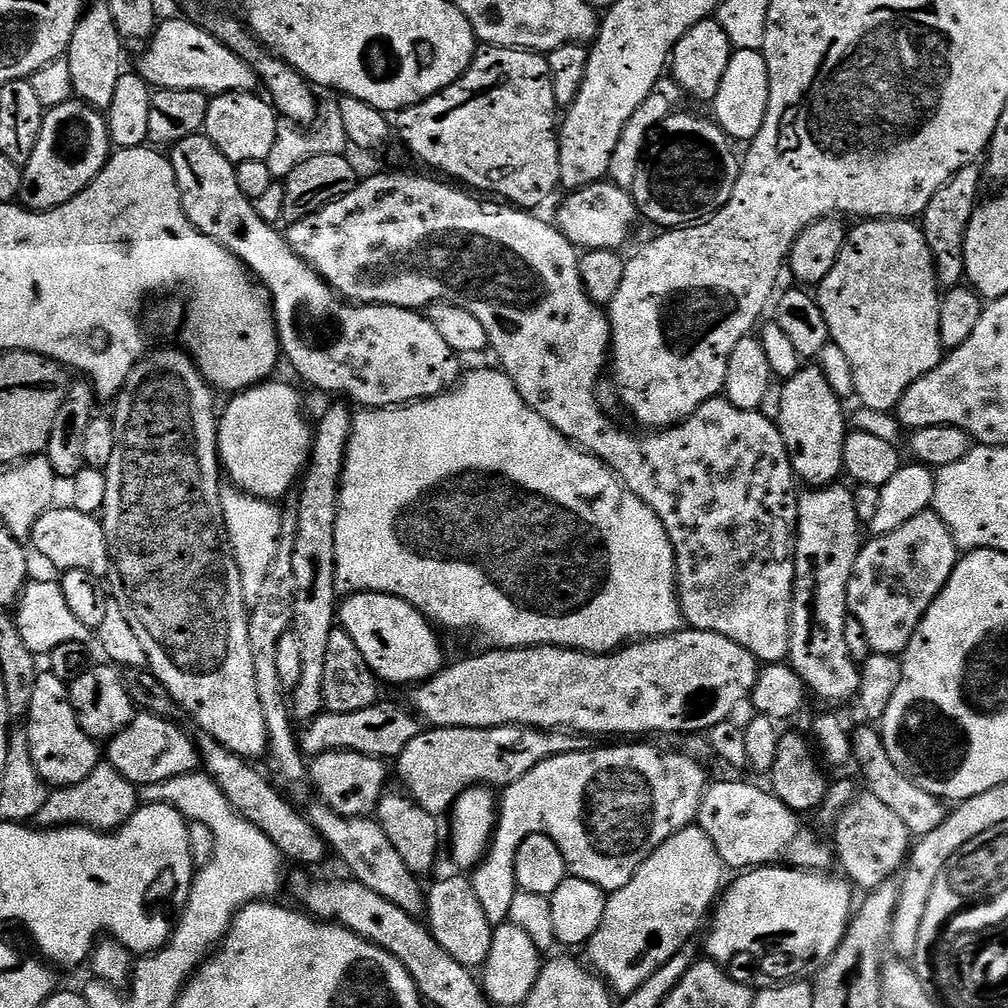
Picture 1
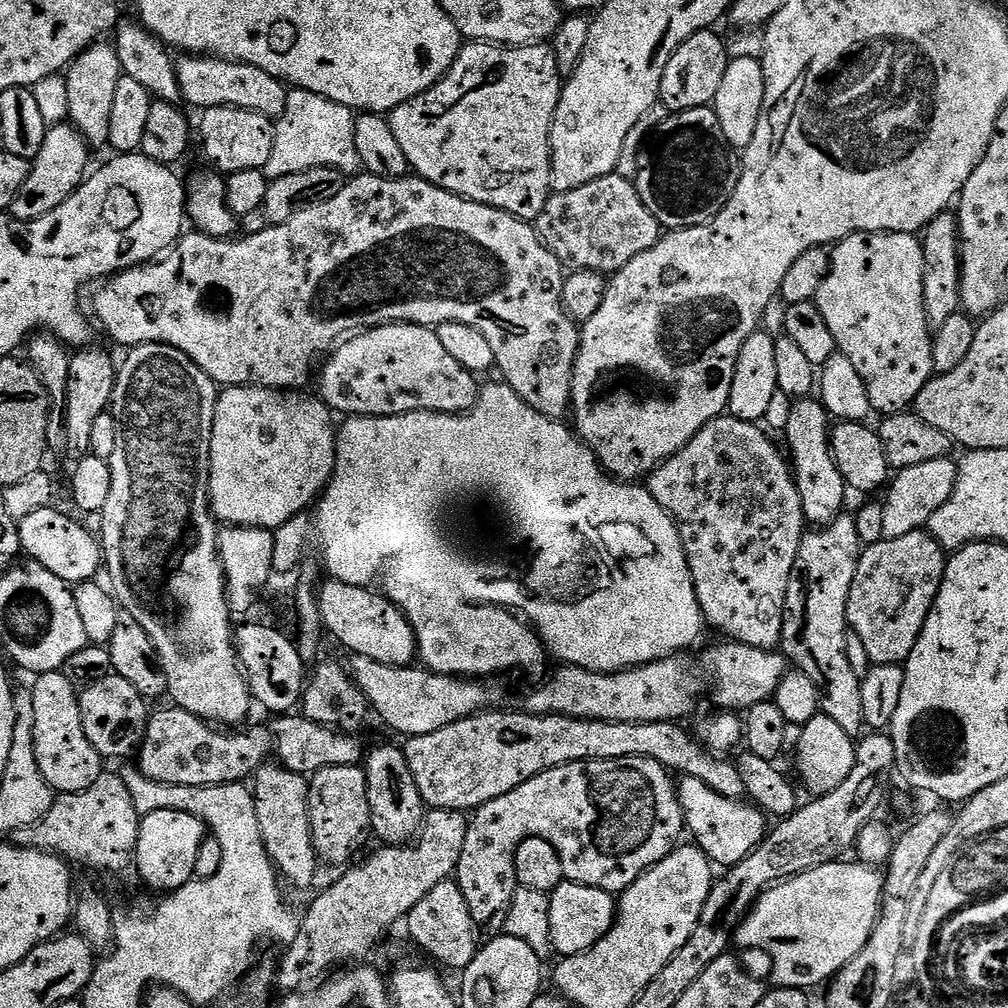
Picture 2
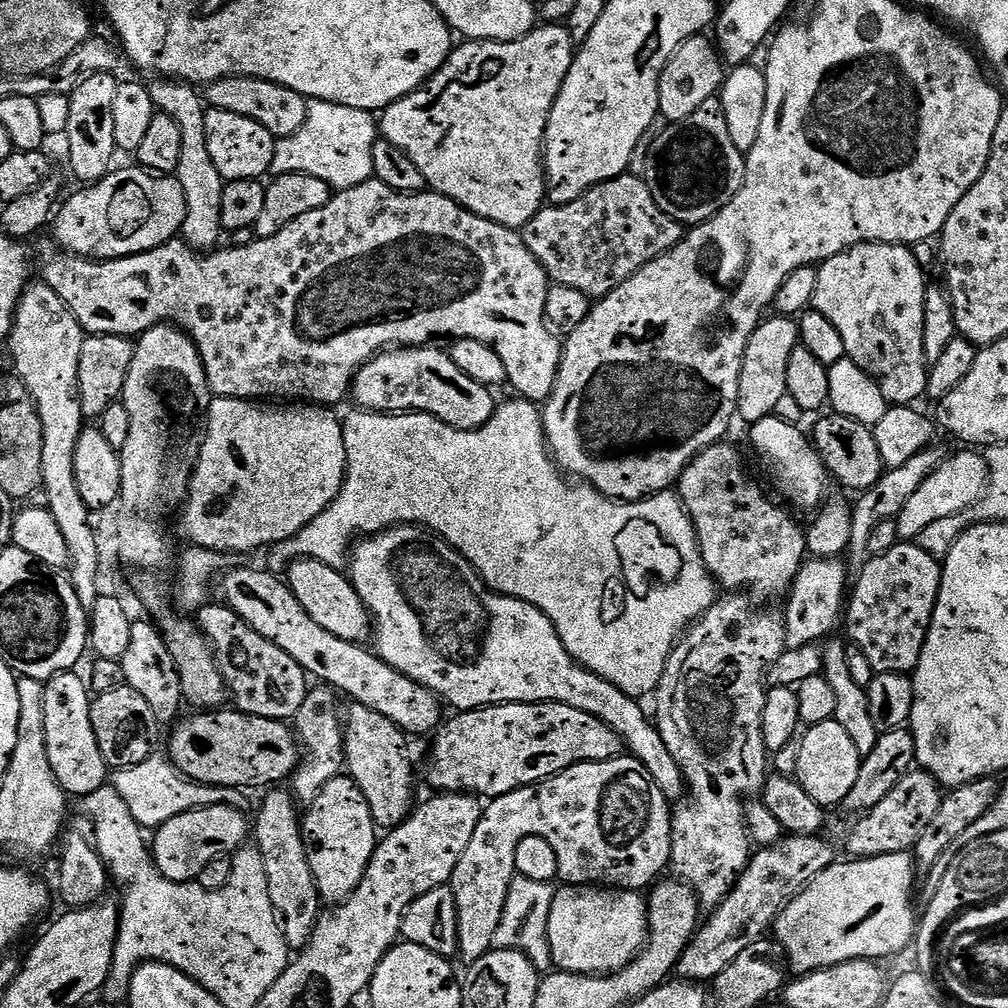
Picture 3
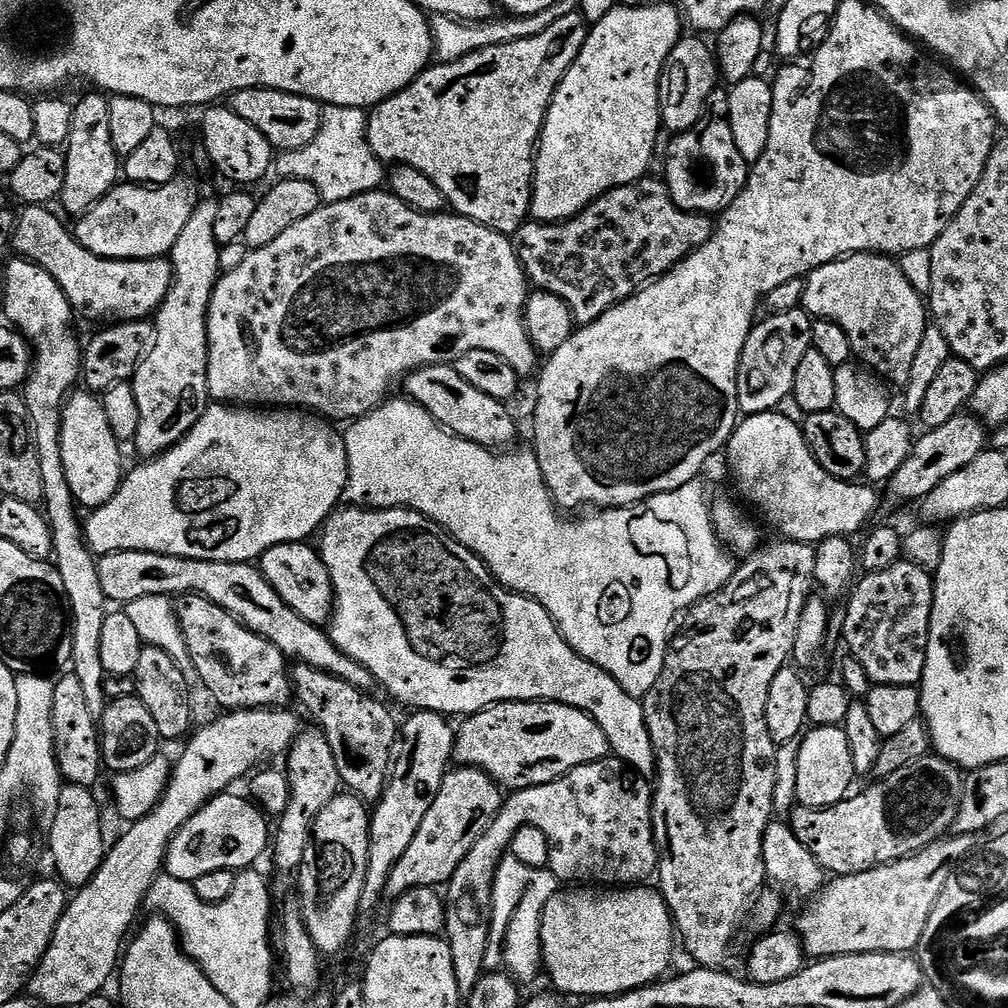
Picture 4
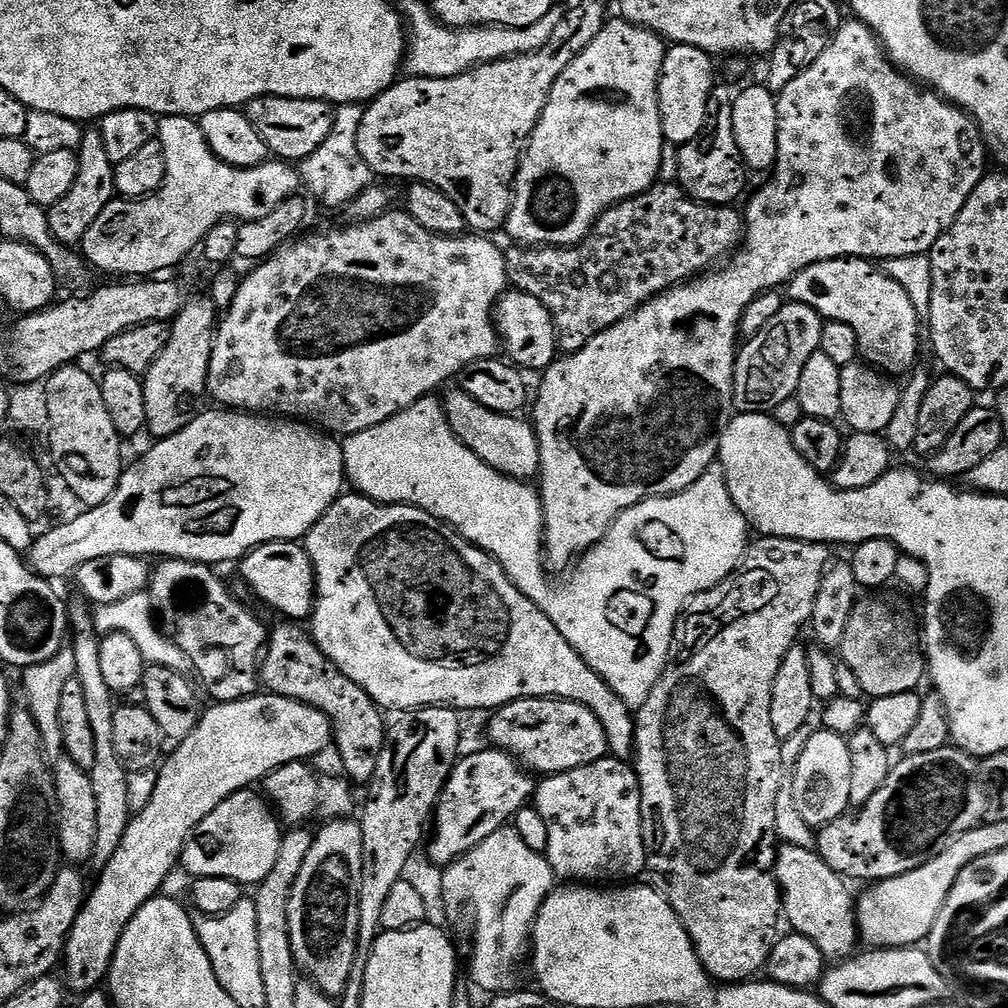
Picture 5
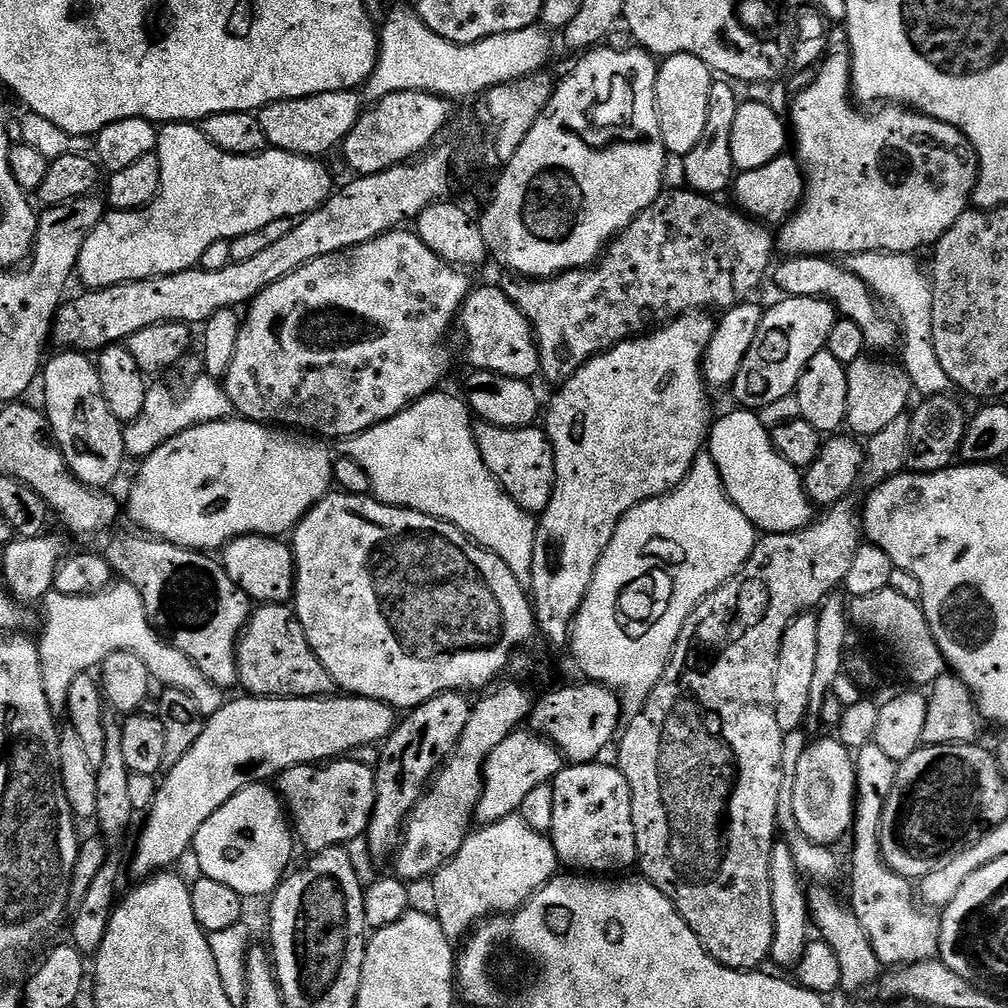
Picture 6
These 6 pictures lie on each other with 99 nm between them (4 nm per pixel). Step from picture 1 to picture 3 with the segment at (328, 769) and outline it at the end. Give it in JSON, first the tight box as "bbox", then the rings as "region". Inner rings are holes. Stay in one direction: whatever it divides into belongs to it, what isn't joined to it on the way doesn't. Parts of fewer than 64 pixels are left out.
{"bbox":[302,774,378,906],"region":[[[341,774],[326,782],[326,786],[322,786],[322,794],[307,805],[302,816],[302,827],[308,839],[310,870],[314,874],[321,901],[335,906],[355,890],[366,874],[366,866],[376,849],[378,829],[370,814],[370,806],[366,806],[366,798],[362,798],[362,790],[358,790],[352,777]]]}

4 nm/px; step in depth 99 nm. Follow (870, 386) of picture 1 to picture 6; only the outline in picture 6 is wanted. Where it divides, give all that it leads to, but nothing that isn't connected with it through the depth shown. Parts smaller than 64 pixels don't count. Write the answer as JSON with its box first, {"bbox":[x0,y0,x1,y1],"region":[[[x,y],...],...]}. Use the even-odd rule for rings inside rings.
{"bbox":[774,256,901,354],"region":[[[794,256],[781,259],[781,261],[781,264],[779,261],[775,265],[774,276],[776,272],[776,284],[784,291],[781,293],[785,297],[810,298],[815,296],[828,300],[836,307],[837,313],[843,319],[858,322],[859,328],[862,329],[864,343],[873,353],[888,354],[884,352],[890,351],[895,344],[897,347],[901,343],[899,323],[889,315],[885,305],[876,299],[876,295],[868,289],[866,282],[862,282],[860,276],[849,272],[843,263],[833,262],[822,256]]]}

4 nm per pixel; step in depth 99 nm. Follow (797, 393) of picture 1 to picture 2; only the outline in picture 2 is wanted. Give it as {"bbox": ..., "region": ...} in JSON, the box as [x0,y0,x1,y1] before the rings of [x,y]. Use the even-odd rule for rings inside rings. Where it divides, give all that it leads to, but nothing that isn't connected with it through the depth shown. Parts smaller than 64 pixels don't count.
{"bbox":[782,399,846,526],"region":[[[797,399],[790,410],[790,422],[786,422],[782,432],[783,435],[788,435],[788,446],[792,450],[790,462],[794,467],[798,494],[802,498],[805,521],[812,526],[831,524],[845,511],[846,485],[832,453],[830,417],[827,410],[819,399]]]}

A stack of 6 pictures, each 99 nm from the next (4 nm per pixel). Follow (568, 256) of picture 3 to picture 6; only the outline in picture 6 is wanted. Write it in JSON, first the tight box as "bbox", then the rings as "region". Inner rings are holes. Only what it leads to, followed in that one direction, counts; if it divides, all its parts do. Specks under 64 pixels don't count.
{"bbox":[507,190,774,382],"region":[[[683,190],[684,192],[668,192],[661,191],[660,196],[646,210],[642,210],[642,214],[638,214],[638,218],[634,218],[634,222],[630,222],[630,226],[625,232],[620,233],[607,248],[604,249],[599,260],[594,266],[587,268],[571,268],[569,272],[561,272],[559,276],[549,276],[547,278],[516,278],[512,284],[512,288],[507,289],[508,297],[524,314],[532,324],[532,331],[536,334],[536,344],[540,348],[540,376],[543,379],[556,380],[555,382],[563,382],[571,378],[580,367],[583,366],[591,356],[597,356],[600,352],[612,348],[615,344],[621,344],[623,340],[631,340],[639,337],[641,334],[647,333],[649,330],[655,329],[657,326],[663,326],[669,320],[675,320],[679,316],[685,316],[688,313],[699,313],[701,310],[712,310],[708,308],[720,308],[719,310],[727,310],[733,308],[736,304],[745,303],[749,299],[748,296],[760,283],[764,280],[764,275],[769,275],[770,269],[773,267],[772,248],[774,252],[774,236],[772,236],[767,227],[763,223],[757,222],[751,216],[744,215],[743,212],[735,207],[727,208],[724,204],[719,204],[719,199],[711,196],[702,196],[698,192],[691,190]]]}

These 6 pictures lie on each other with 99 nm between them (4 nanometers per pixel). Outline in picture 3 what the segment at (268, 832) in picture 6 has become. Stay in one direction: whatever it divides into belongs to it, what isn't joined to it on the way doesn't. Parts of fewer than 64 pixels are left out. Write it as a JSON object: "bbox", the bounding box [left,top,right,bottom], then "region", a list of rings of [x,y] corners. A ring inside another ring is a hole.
{"bbox":[150,804,250,882],"region":[[[228,804],[210,805],[194,808],[192,811],[170,818],[164,825],[155,829],[150,840],[150,851],[156,862],[156,869],[168,882],[192,882],[202,874],[210,862],[220,856],[231,857],[245,847],[250,836],[250,820],[238,808]]]}

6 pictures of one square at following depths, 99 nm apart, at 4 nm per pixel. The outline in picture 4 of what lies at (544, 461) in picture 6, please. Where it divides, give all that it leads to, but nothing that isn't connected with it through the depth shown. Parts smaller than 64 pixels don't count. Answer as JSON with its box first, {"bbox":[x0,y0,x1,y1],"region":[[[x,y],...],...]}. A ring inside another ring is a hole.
{"bbox":[402,363,516,450],"region":[[[451,363],[426,364],[416,372],[410,372],[402,381],[403,395],[422,406],[454,436],[460,436],[483,448],[504,450],[516,436],[516,420],[508,413],[509,405],[502,400],[482,394],[482,390],[470,386]]]}

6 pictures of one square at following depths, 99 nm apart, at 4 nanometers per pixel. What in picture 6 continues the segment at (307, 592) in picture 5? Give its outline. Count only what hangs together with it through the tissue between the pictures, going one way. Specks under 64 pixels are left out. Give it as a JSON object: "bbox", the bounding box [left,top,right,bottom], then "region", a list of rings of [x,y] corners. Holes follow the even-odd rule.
{"bbox":[222,536,296,604],"region":[[[239,536],[224,545],[222,563],[226,574],[234,578],[236,585],[253,602],[288,604],[293,599],[296,591],[296,560],[292,557],[291,543],[274,536]]]}

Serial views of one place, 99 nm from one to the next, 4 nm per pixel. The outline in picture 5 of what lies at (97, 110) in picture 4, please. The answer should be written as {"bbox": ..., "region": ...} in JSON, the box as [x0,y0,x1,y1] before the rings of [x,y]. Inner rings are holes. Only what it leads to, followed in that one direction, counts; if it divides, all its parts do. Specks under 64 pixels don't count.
{"bbox":[47,131,118,246],"region":[[[85,131],[76,157],[78,158],[78,179],[74,181],[70,194],[66,194],[62,202],[47,209],[48,221],[52,223],[52,235],[61,244],[69,246],[79,245],[83,241],[86,230],[94,226],[98,214],[102,214],[102,210],[106,210],[108,203],[117,199],[118,196],[114,186],[116,165],[112,164],[109,156],[106,155],[106,146],[102,146],[99,131]]]}

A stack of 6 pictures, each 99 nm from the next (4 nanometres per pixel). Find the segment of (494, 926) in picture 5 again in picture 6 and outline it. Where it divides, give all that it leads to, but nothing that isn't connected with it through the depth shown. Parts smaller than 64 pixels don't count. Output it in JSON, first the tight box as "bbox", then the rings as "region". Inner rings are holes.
{"bbox":[430,815,558,942],"region":[[[520,815],[507,816],[493,824],[485,824],[477,827],[475,830],[468,833],[468,837],[464,839],[462,846],[458,850],[458,854],[452,857],[448,863],[443,864],[442,867],[431,877],[430,885],[432,884],[432,900],[436,903],[436,909],[434,909],[436,921],[442,926],[442,930],[448,935],[449,940],[453,942],[459,941],[459,936],[461,936],[461,938],[467,937],[469,933],[473,931],[475,925],[487,920],[488,917],[497,914],[511,914],[515,912],[516,909],[522,907],[523,904],[527,904],[529,898],[532,897],[538,889],[543,888],[553,876],[557,875],[557,872],[558,861],[551,839],[549,839],[545,833],[534,830],[530,826],[526,826],[526,822],[520,817]]]}

